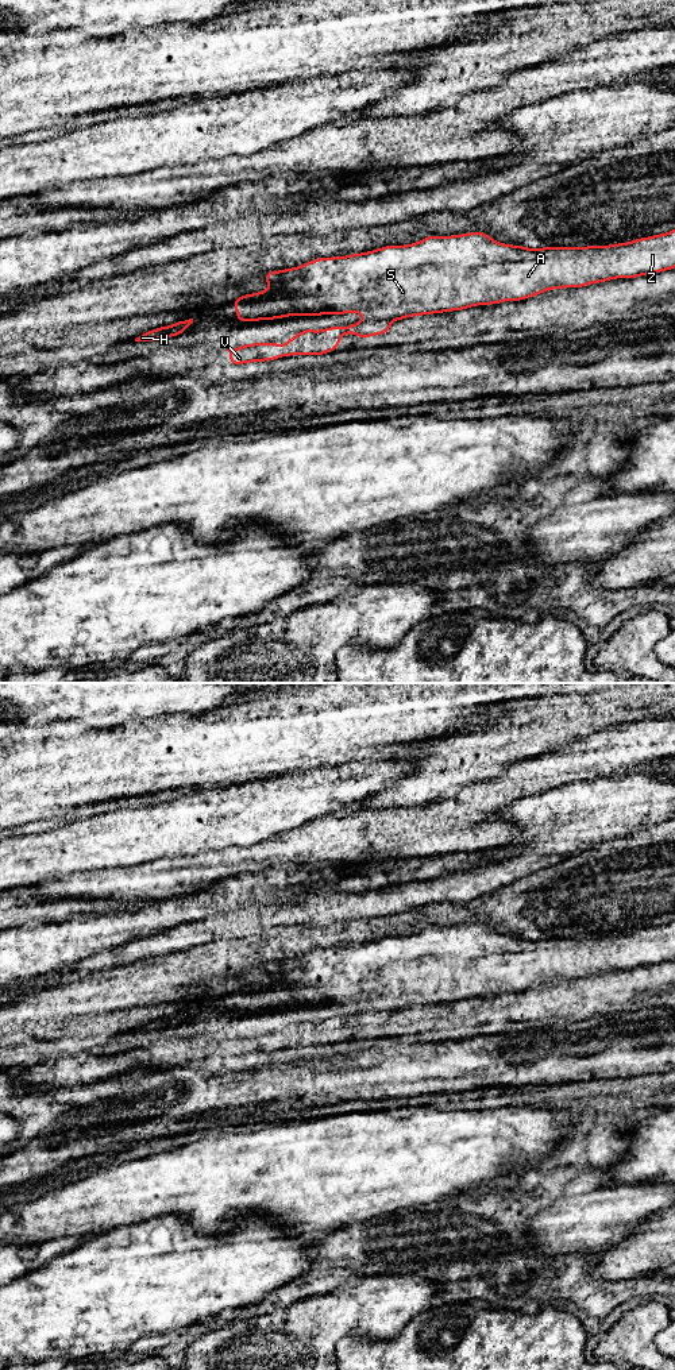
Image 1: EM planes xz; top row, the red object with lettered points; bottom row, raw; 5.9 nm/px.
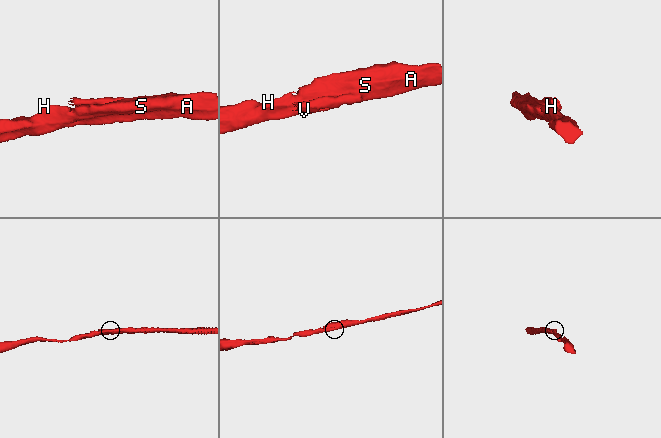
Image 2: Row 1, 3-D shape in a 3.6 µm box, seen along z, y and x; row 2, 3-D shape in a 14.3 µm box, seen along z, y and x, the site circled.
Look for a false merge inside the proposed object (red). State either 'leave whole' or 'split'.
split

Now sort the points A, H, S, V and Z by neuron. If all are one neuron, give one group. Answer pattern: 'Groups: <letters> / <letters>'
Groups: A H S Z / V

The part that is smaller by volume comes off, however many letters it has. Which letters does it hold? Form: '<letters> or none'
V

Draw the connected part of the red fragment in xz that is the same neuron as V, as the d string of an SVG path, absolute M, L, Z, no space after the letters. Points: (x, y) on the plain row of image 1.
M367 1006L359 1015L350 1015L347 1019L332 1018L323 1022L305 1020L288 1031L281 1039L278 1034L246 1035L240 1039L225 1041L230 1043L232 1056L248 1053L274 1051L286 1046L321 1046L339 1038L339 1031L344 1024L355 1024L360 1030L371 1026L382 1026L389 1022L392 1011L382 1011L374 1006Z

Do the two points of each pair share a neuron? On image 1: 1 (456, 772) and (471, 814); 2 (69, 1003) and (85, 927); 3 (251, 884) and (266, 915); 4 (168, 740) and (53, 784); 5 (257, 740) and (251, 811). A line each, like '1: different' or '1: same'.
1: different
2: different
3: different
4: same
5: different

